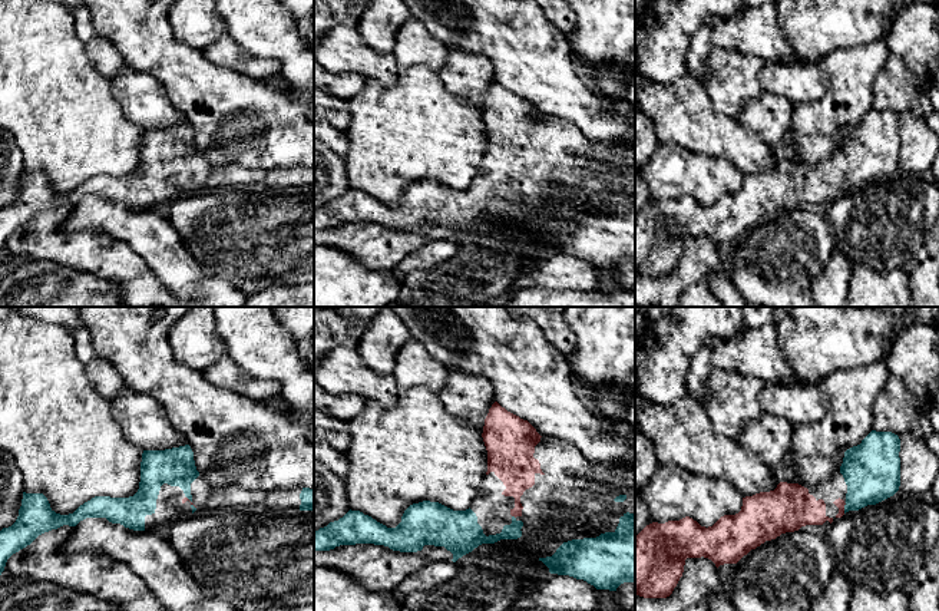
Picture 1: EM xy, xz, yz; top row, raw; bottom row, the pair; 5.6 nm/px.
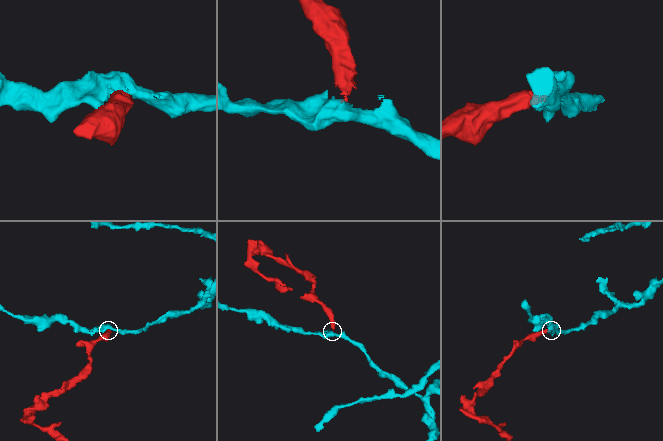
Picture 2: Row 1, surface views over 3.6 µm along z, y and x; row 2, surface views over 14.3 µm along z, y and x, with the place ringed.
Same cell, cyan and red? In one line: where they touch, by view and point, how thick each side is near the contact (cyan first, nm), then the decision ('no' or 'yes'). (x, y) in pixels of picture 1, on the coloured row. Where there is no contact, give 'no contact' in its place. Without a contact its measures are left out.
yz (845, 508) | 320/50 nm | yes

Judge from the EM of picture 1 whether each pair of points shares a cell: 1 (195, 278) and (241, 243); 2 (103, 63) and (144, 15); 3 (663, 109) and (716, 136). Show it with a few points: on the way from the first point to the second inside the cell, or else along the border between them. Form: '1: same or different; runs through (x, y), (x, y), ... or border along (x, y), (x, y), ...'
1: different; border along (184, 245), (205, 268), (235, 289)
2: different; border along (96, 35), (103, 38), (125, 63)
3: same; runs through (675, 109), (703, 131)

